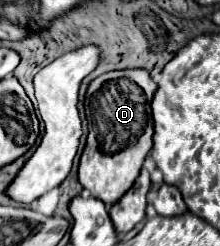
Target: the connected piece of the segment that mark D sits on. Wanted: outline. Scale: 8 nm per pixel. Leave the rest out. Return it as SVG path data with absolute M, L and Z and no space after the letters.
M115 70L95 78L85 96L89 126L87 146L79 162L79 182L93 198L99 198L107 208L119 202L139 178L145 158L153 150L153 114L151 100L155 94L155 82L147 70Z

